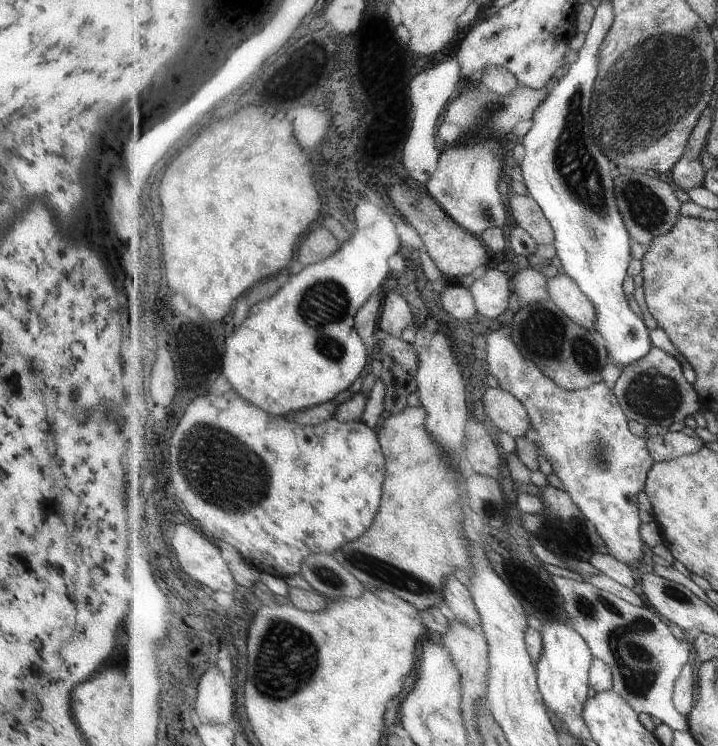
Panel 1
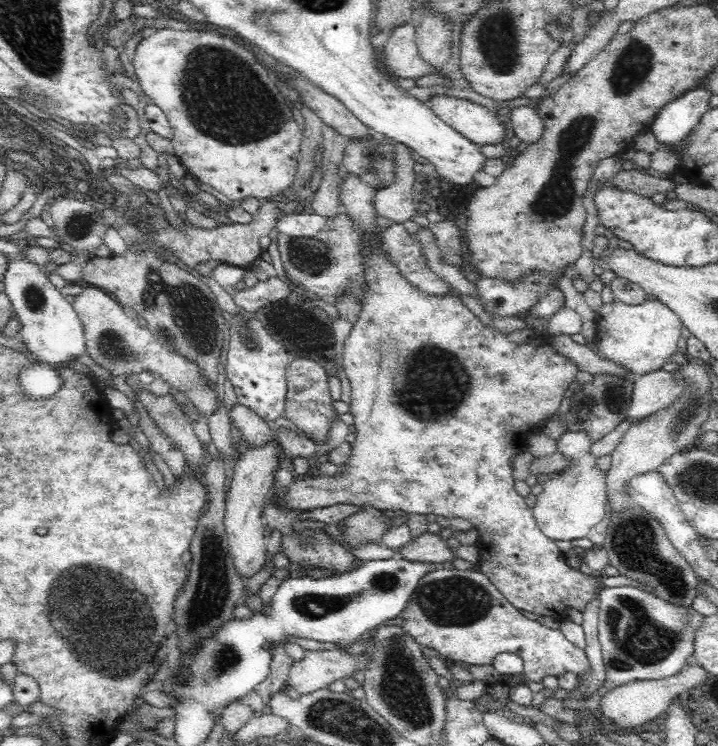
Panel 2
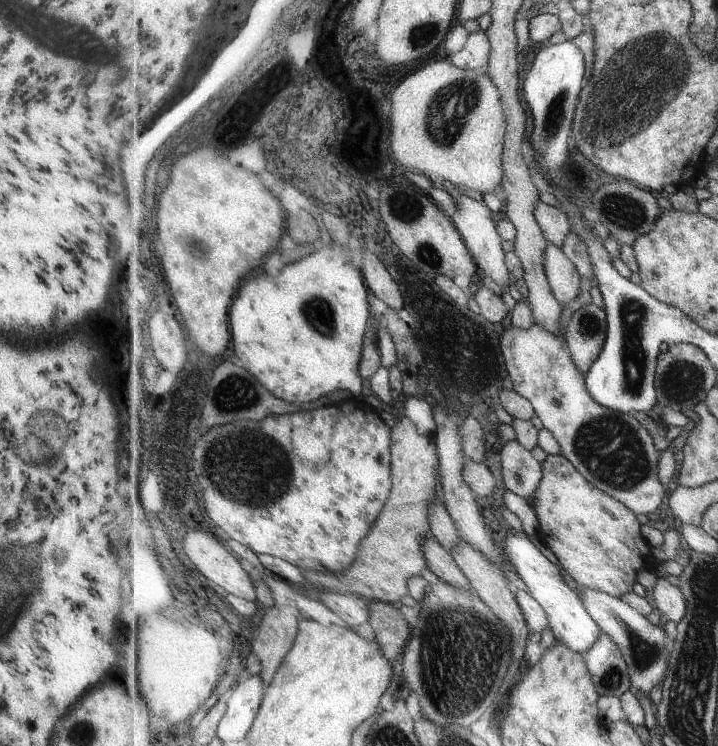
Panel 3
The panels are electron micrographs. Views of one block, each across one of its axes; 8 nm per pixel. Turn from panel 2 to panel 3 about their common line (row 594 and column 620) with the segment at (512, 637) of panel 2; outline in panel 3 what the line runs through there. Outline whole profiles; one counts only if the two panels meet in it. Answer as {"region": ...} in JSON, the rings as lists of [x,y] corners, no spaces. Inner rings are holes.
{"region":[[[535,323],[528,329],[509,326],[500,341],[513,389],[533,403],[543,427],[557,440],[560,454],[572,460],[593,486],[625,503],[635,514],[655,517],[668,492],[659,478],[660,453],[649,430],[632,413],[607,408],[595,400],[587,388],[586,376],[573,360],[565,335],[550,333],[541,323]]]}

